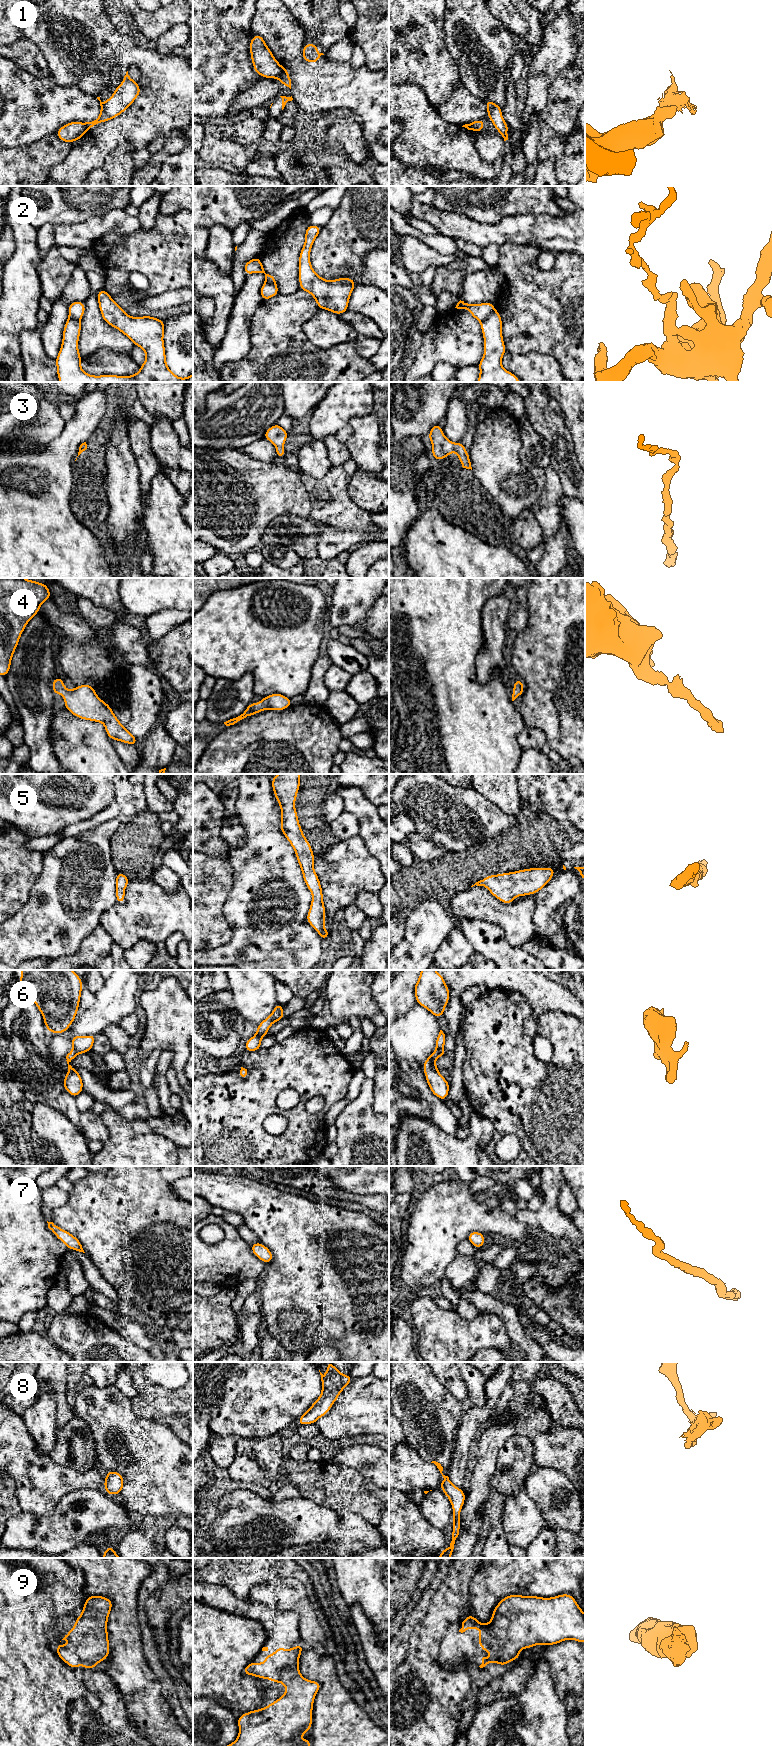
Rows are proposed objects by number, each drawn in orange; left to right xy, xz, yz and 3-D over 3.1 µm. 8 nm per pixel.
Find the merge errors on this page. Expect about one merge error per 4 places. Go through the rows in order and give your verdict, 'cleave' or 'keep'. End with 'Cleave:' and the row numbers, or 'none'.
1: cleave
2: cleave
3: keep
4: keep
5: keep
6: keep
7: keep
8: keep
9: keep
Cleave: 1, 2

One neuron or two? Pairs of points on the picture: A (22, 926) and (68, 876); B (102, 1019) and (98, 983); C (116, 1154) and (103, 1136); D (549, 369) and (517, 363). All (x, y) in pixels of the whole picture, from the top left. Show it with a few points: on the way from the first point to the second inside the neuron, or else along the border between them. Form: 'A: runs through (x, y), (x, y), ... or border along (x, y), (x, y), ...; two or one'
A: runs through (34, 914), (60, 888); one
B: border along (106, 980), (95, 992); two
C: border along (100, 1117), (108, 1130), (108, 1138), (103, 1143); two
D: runs through (541, 367), (537, 370), (525, 367); one

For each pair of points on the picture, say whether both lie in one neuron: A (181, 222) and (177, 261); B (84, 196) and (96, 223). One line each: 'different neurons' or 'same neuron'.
A: same neuron
B: different neurons

